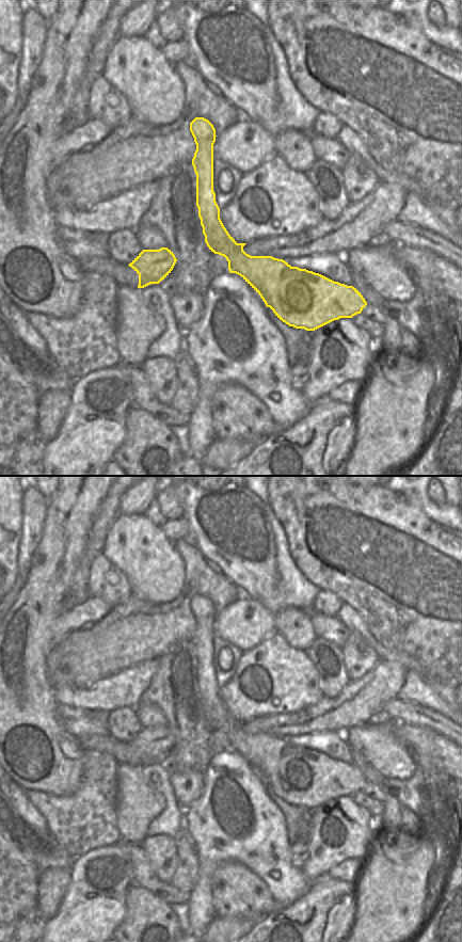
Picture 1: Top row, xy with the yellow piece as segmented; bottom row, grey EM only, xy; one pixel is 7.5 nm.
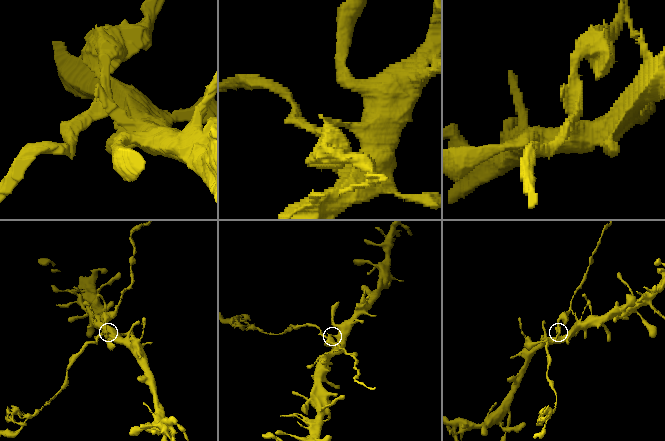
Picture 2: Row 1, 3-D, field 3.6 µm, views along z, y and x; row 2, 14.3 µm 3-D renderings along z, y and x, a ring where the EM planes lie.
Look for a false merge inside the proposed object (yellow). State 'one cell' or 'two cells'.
two cells

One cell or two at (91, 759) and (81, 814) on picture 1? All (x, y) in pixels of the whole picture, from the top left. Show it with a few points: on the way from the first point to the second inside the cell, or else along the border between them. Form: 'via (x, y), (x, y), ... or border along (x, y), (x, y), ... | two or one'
via (92, 772), (92, 800) | one

